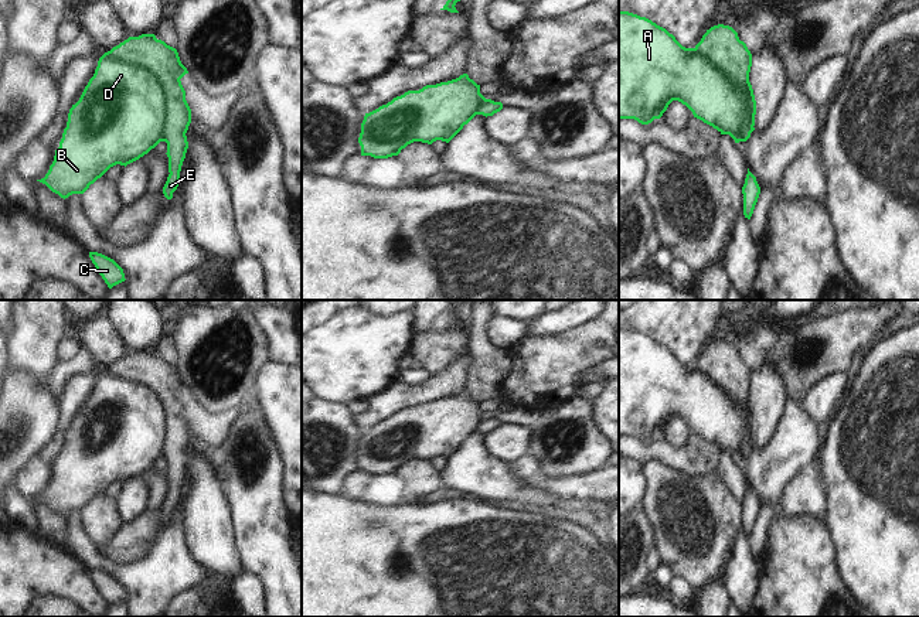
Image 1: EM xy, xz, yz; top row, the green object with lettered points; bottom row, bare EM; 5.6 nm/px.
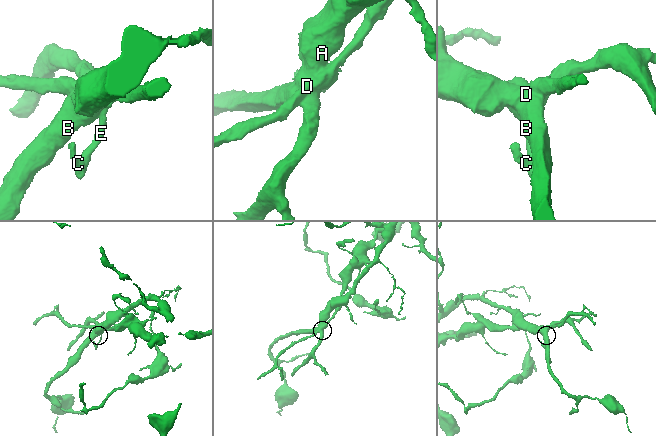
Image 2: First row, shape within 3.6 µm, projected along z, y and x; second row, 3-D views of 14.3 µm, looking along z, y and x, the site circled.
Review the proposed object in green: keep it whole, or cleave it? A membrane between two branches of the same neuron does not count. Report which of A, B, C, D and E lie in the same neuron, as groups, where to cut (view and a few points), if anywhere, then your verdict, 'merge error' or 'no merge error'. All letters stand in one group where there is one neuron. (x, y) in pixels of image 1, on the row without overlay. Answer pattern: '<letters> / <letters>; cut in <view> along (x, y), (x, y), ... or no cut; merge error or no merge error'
A B D / C E; cut in xy along (105, 370), (146, 384), (160, 398), (167, 415), (163, 457); merge error

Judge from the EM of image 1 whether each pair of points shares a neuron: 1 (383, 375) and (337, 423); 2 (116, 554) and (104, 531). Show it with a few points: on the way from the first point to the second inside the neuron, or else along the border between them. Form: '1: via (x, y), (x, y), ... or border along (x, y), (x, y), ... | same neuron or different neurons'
1: border along (316, 398), (337, 401), (346, 405) | different neurons
2: border along (125, 525), (108, 546), (99, 549) | different neurons

